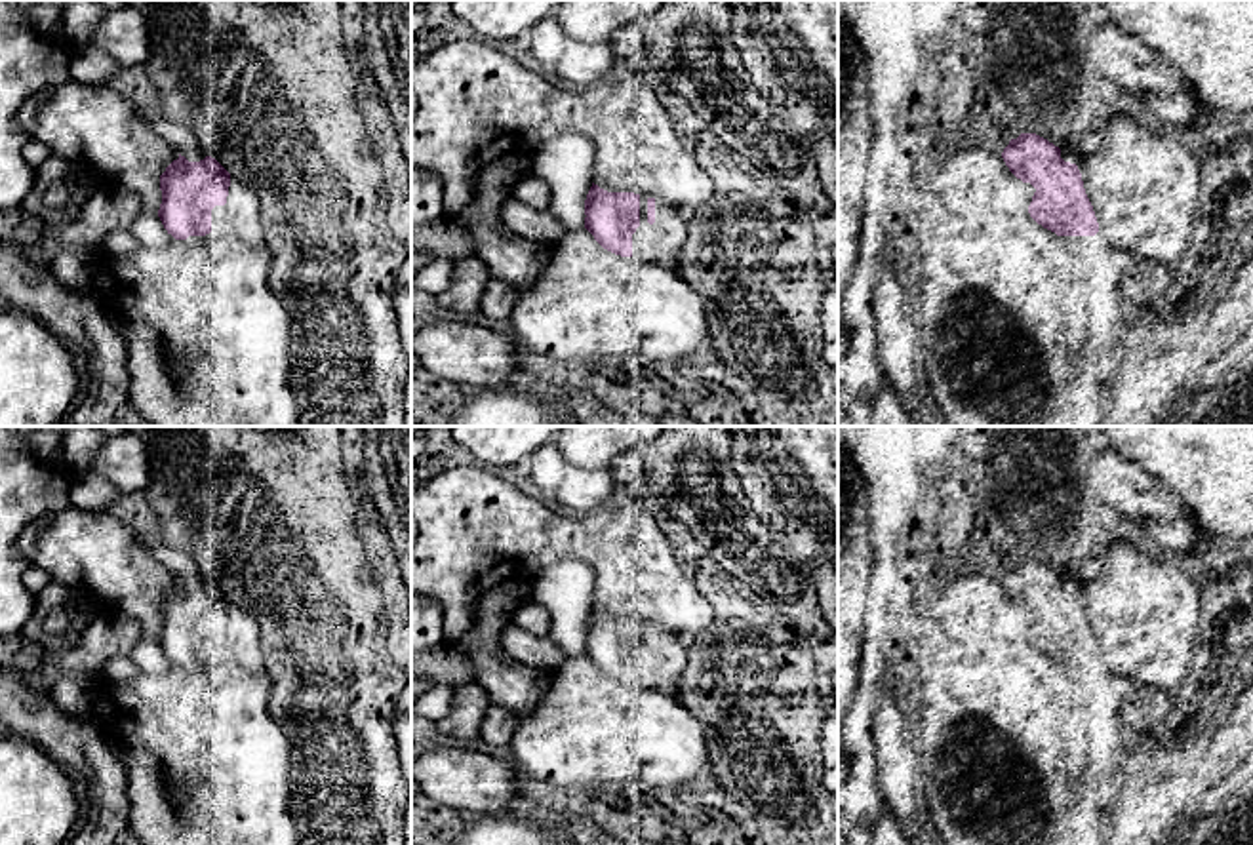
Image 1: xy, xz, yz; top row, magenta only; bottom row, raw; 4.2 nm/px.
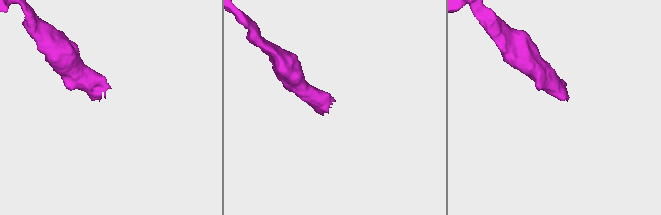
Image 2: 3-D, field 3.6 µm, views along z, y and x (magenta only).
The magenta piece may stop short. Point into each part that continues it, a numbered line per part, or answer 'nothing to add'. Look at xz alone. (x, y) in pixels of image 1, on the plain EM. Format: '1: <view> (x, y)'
1: xz (659, 668)

